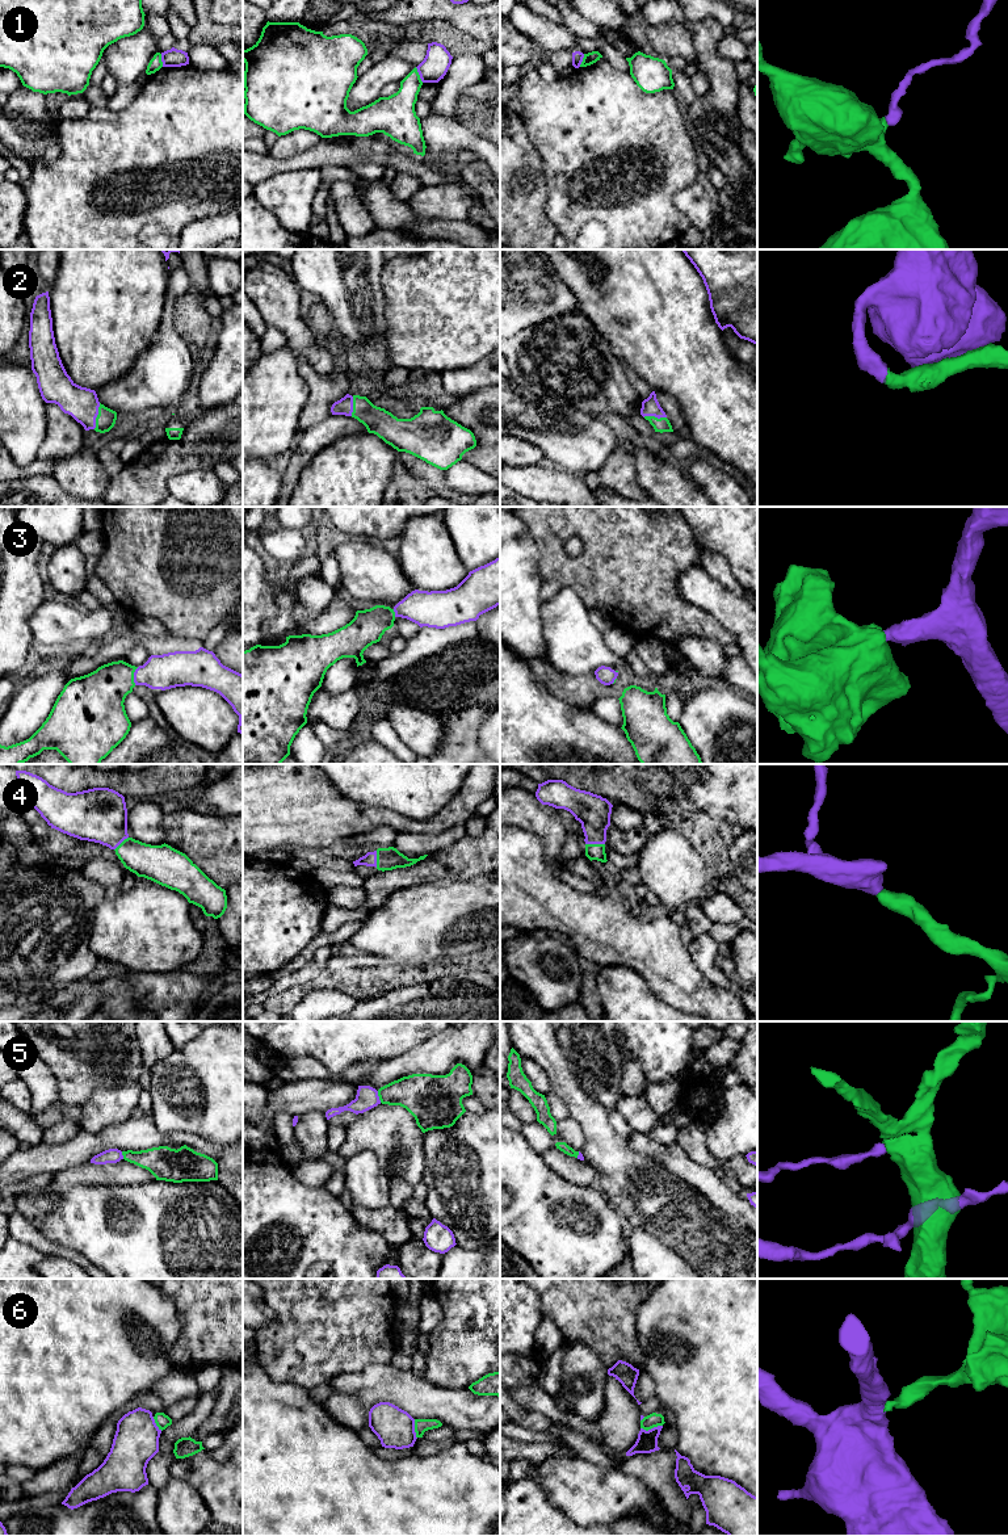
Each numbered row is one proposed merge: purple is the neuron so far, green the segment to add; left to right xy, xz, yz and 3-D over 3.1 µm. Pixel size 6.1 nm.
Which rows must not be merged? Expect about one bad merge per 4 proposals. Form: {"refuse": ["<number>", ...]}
{"refuse": ["1", "5", "6"]}

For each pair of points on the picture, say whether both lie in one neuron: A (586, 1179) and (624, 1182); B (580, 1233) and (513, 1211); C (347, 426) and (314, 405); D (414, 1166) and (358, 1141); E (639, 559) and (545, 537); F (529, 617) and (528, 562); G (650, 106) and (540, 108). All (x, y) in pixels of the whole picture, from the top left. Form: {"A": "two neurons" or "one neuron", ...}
{"A": "two neurons", "B": "one neuron", "C": "two neurons", "D": "one neuron", "E": "one neuron", "F": "one neuron", "G": "one neuron"}

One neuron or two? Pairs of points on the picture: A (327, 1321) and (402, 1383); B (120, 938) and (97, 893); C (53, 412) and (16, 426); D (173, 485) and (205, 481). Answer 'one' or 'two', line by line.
A: two
B: two
C: two
D: one

